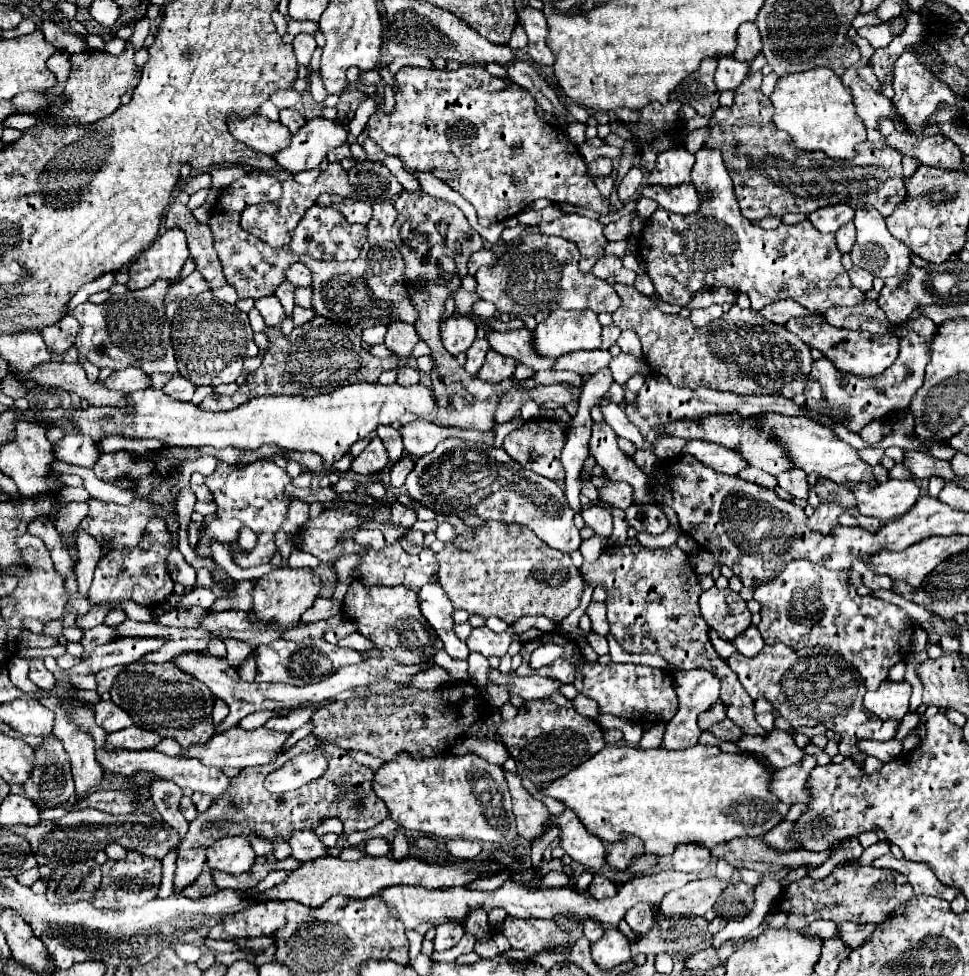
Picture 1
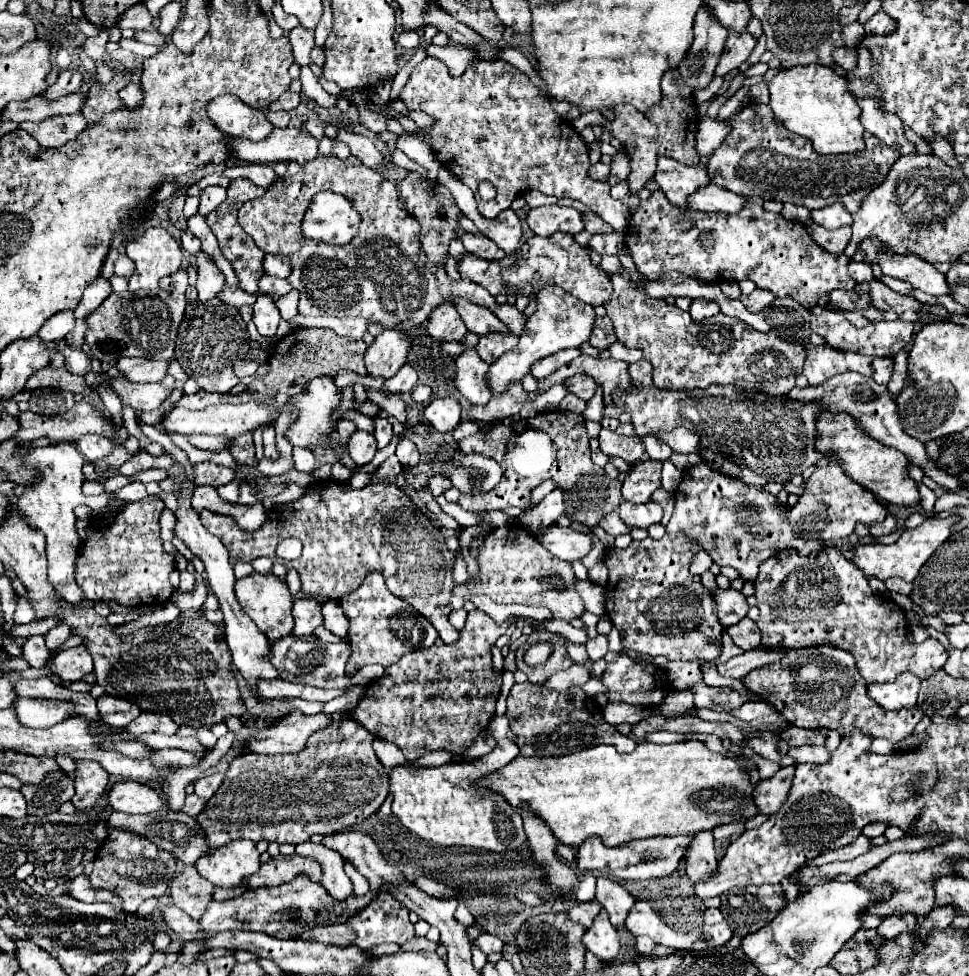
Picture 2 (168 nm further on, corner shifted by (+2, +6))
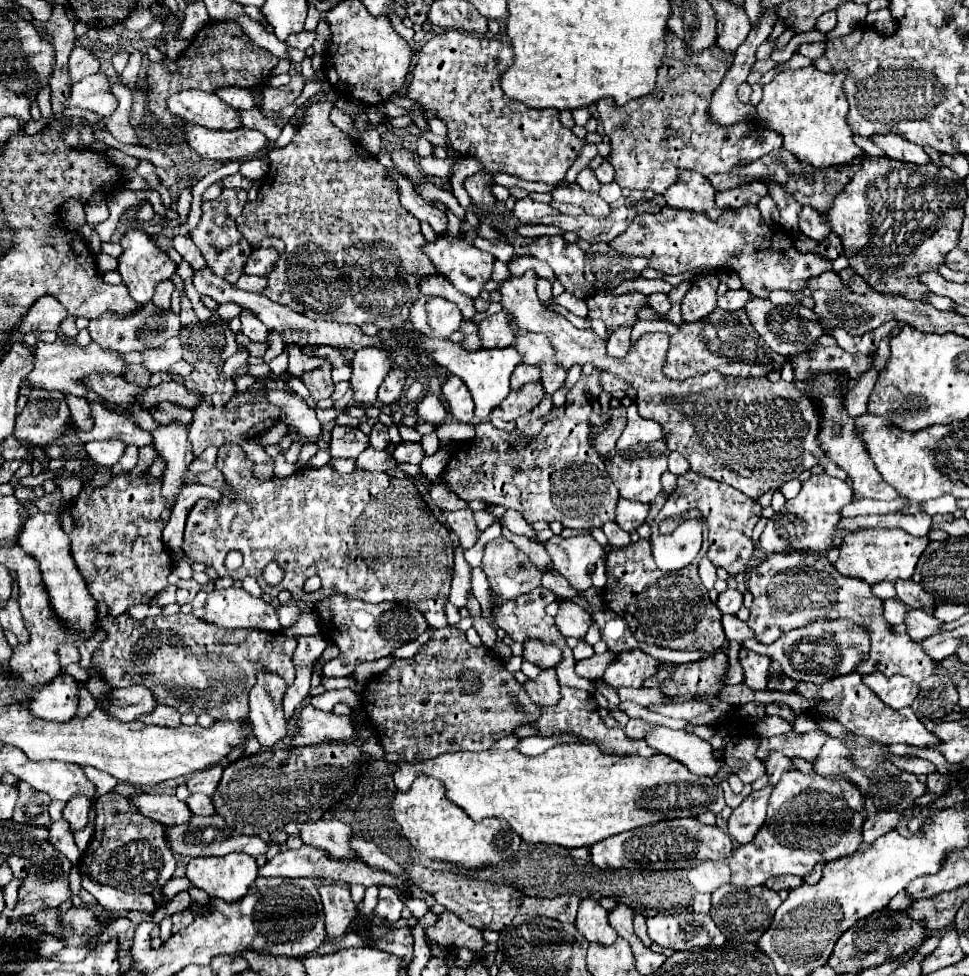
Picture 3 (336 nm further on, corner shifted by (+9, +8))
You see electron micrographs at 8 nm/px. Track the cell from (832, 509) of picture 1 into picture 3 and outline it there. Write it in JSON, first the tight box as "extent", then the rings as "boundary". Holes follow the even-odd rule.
{"extent":[760,474,852,552],"boundary":[[[828,474],[810,476],[802,484],[802,490],[796,498],[788,500],[780,512],[768,518],[768,524],[760,536],[760,548],[766,552],[784,552],[784,550],[806,550],[806,552],[826,552],[832,546],[836,534],[836,524],[840,520],[840,508],[852,500],[852,490],[846,482],[832,478]]]}

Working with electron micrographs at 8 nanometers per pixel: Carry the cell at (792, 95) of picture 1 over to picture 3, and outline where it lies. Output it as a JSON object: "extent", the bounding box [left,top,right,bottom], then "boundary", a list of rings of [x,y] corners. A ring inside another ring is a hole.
{"extent":[756,66,864,168],"boundary":[[[814,66],[800,68],[800,70],[784,70],[780,72],[770,84],[764,86],[762,90],[762,100],[756,106],[758,110],[758,122],[764,128],[776,130],[784,138],[784,148],[792,152],[798,162],[810,164],[814,168],[828,168],[828,166],[844,166],[850,164],[854,158],[862,156],[864,152],[854,144],[854,134],[846,124],[846,114],[848,114],[848,100],[842,90],[846,74],[823,73],[816,70]]]}

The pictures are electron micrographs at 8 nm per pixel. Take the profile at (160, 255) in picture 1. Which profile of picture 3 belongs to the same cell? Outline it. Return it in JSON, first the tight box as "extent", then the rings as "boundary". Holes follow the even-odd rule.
{"extent":[118,228,176,304],"boundary":[[[140,228],[128,230],[122,236],[120,244],[124,248],[124,254],[118,258],[118,274],[122,276],[122,284],[128,288],[130,296],[138,304],[146,304],[146,302],[152,300],[156,284],[162,282],[162,280],[168,280],[176,272],[176,264],[164,252],[158,250],[156,242],[152,242],[152,238],[146,230],[140,230]]]}

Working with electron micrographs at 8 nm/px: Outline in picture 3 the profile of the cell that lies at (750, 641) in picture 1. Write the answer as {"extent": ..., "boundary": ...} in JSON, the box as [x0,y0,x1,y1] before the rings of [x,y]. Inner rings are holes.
{"extent":[722,614,754,644],"boundary":[[[724,614],[722,616],[722,628],[724,628],[724,634],[726,634],[728,640],[736,640],[740,644],[754,636],[754,630],[746,622],[738,620],[736,616],[726,616]]]}

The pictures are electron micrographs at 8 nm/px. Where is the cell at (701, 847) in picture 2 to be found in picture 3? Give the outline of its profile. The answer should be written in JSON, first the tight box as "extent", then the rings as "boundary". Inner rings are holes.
{"extent":[688,862,730,892],"boundary":[[[700,862],[688,872],[690,884],[698,892],[714,892],[722,884],[730,884],[730,866],[726,862]]]}

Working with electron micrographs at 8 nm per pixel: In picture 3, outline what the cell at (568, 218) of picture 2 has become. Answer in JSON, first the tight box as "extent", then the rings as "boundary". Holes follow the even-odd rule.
{"extent":[512,198,558,224],"boundary":[[[522,198],[522,200],[516,200],[516,206],[512,210],[512,214],[522,222],[522,224],[528,224],[530,220],[534,218],[542,218],[542,216],[548,216],[548,214],[558,214],[550,204],[542,204],[542,202],[536,202],[532,198]]]}

